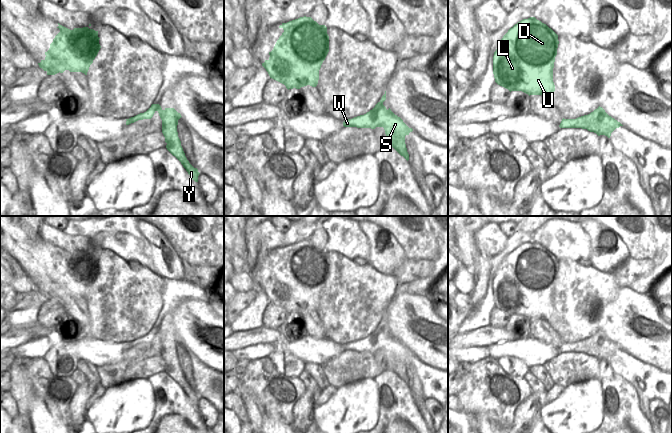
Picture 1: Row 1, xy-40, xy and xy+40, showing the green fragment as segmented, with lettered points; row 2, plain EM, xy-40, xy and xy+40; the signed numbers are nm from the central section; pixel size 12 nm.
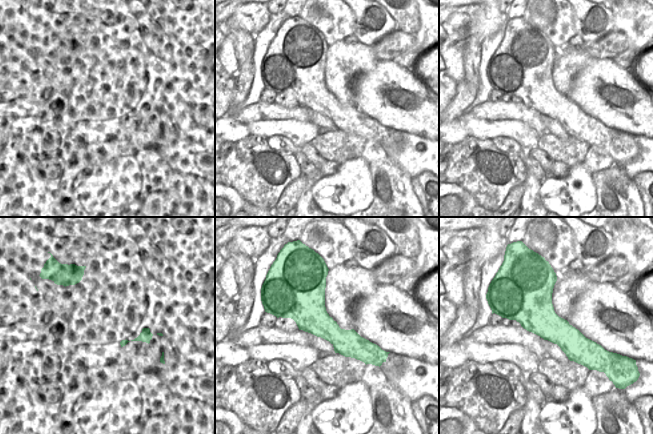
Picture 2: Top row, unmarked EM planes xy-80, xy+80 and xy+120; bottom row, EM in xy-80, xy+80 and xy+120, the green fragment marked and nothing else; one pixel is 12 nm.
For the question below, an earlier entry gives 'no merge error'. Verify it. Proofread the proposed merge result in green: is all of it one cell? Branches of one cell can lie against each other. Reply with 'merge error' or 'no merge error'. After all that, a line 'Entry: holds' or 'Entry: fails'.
merge error
Entry: fails

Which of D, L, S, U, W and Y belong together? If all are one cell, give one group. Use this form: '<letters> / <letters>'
D L S U Y / W

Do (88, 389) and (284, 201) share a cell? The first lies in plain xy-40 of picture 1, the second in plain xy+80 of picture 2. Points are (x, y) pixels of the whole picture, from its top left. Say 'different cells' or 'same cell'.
same cell

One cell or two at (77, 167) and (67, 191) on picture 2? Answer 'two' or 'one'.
one

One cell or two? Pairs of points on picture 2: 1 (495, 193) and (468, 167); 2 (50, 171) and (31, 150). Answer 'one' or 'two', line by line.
1: one
2: one

